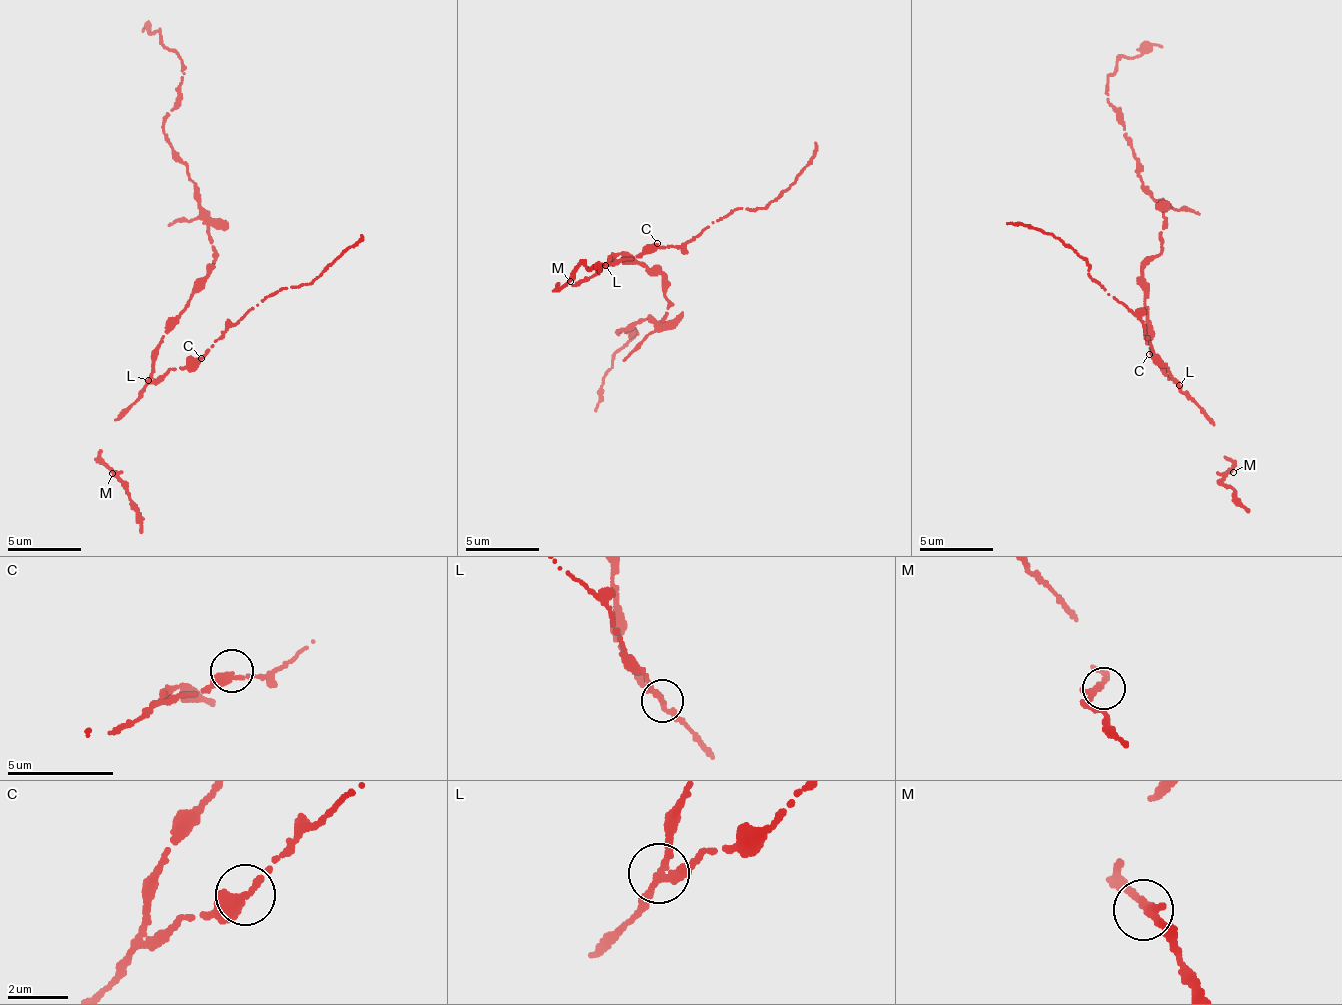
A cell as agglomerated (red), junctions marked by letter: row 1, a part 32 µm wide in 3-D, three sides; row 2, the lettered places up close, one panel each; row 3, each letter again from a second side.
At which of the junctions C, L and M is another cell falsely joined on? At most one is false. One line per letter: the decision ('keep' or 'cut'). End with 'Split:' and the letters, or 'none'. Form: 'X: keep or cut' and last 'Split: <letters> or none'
C: keep
L: cut
M: keep
Split: L

